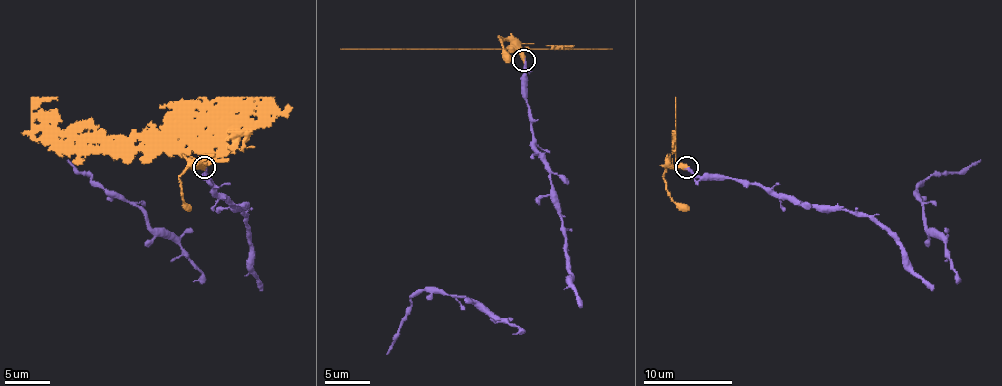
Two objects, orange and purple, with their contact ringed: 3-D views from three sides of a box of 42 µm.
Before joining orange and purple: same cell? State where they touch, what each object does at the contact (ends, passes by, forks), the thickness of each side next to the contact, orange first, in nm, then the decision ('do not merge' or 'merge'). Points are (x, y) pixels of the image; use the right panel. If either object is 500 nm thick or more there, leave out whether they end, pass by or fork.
at (686, 167); 500 nm thick on the orange side, 240 nm on the other; do not merge

